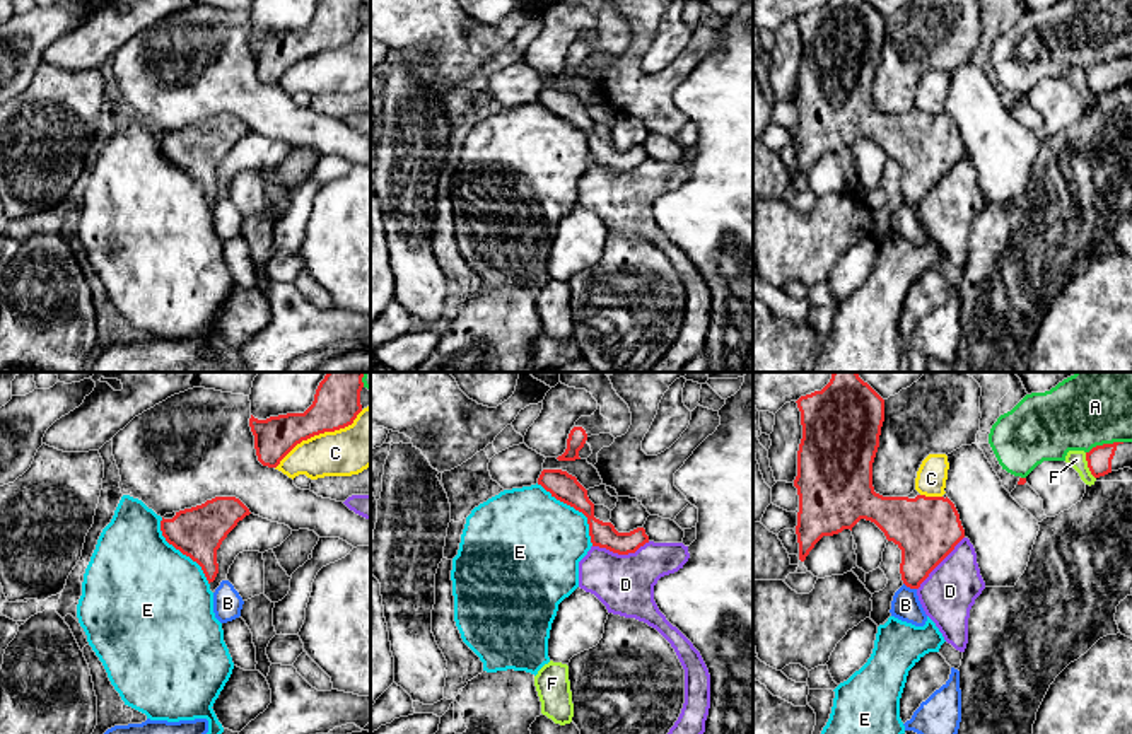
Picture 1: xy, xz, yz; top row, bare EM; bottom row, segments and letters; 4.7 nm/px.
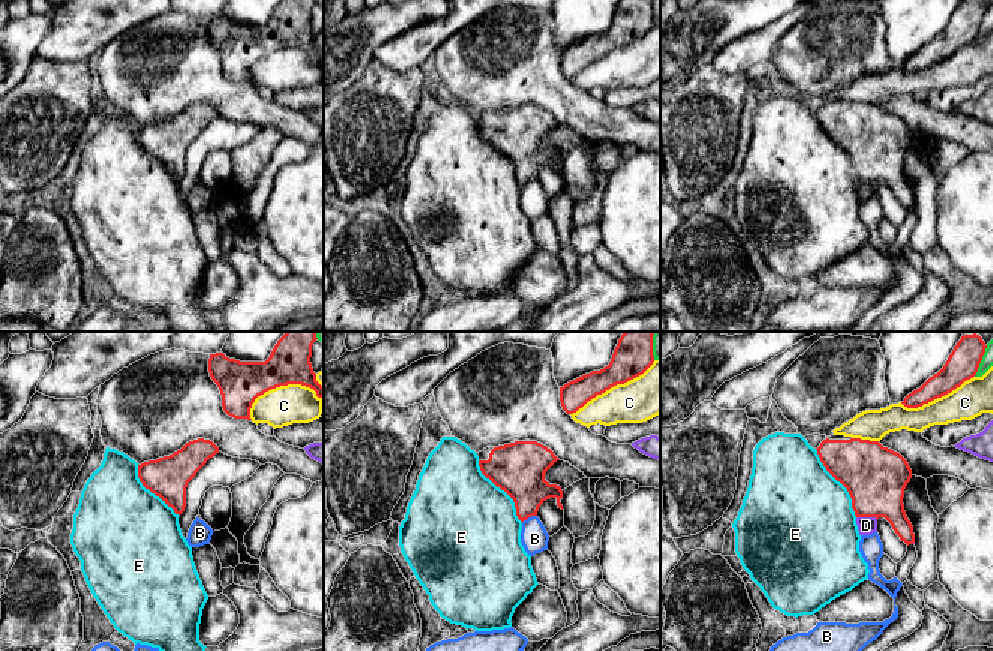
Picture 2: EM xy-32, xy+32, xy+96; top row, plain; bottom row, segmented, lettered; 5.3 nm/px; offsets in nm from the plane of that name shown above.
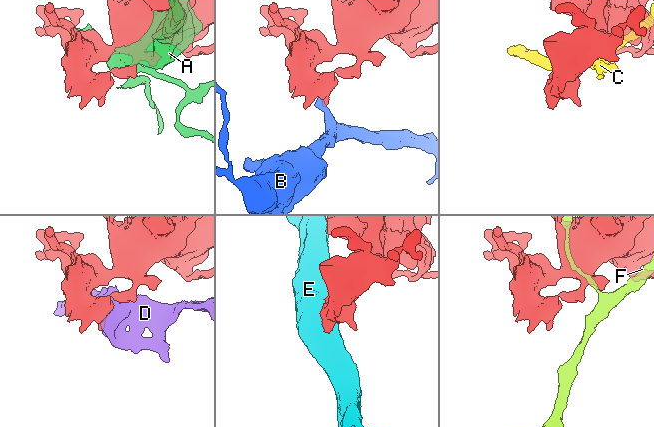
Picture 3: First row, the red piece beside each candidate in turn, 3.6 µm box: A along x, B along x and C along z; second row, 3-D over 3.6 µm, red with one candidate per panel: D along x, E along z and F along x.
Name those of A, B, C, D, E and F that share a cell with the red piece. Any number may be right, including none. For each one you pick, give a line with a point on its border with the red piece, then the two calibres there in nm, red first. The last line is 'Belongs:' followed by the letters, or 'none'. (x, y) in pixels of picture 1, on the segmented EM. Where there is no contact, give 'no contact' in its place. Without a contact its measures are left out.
Belongs: none

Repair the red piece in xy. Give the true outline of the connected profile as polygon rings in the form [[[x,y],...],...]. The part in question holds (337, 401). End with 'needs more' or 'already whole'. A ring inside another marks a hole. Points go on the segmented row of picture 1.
[[[328,372],[316,389],[312,405],[304,413],[287,413],[266,420],[251,415],[249,427],[258,461],[263,466],[277,468],[302,440],[352,425],[362,411],[362,377],[364,372]]] | already whole

